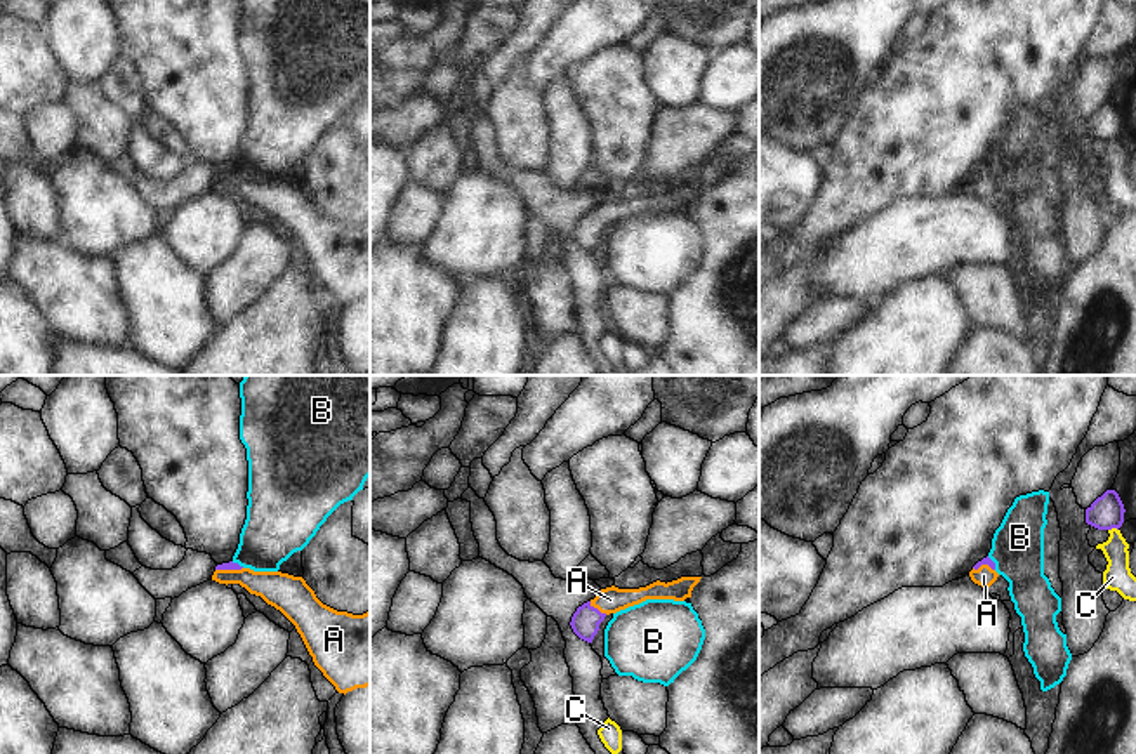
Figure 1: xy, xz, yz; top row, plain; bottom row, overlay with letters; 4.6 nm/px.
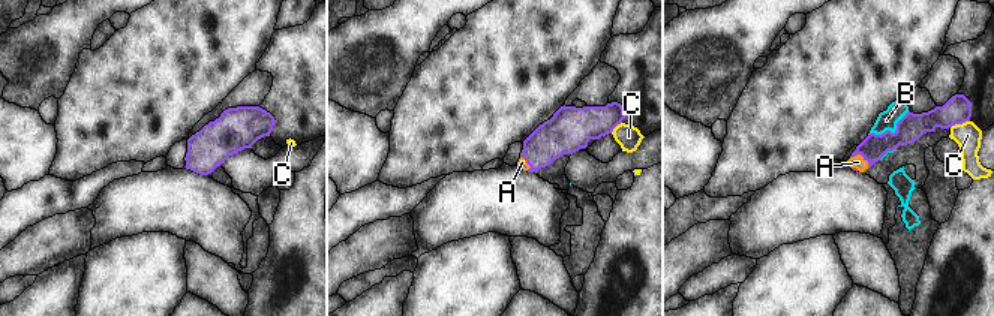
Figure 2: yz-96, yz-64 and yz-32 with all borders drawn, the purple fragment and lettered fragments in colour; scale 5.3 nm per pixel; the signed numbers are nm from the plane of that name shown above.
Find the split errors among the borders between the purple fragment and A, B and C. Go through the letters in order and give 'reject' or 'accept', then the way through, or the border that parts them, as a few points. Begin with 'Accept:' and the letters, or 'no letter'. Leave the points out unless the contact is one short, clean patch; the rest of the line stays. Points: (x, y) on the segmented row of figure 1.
Accept: A
A: accept; runs through xz (586, 621), (596, 608), (610, 600)
B: reject; border along yz (987, 556), (996, 568)
C: reject; border along yz (1117, 529), (1109, 530)

